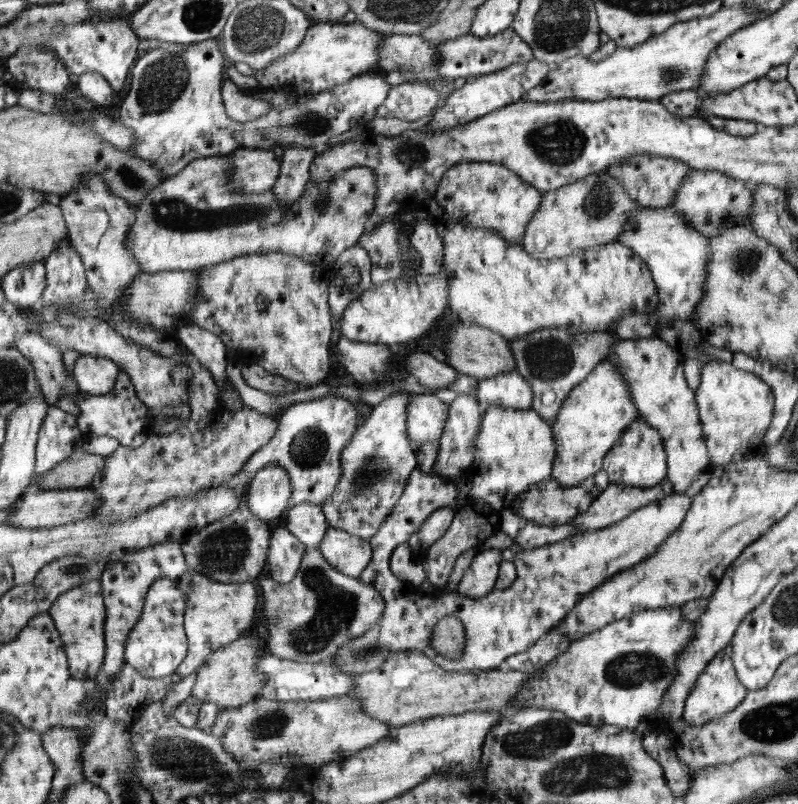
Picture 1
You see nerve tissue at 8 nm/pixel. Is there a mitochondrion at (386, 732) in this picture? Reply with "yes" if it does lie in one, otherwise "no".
no

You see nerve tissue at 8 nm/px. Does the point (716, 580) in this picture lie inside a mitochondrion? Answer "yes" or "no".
no

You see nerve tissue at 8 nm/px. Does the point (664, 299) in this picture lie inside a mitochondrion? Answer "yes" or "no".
no

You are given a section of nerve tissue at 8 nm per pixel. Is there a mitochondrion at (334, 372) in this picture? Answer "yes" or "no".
no

